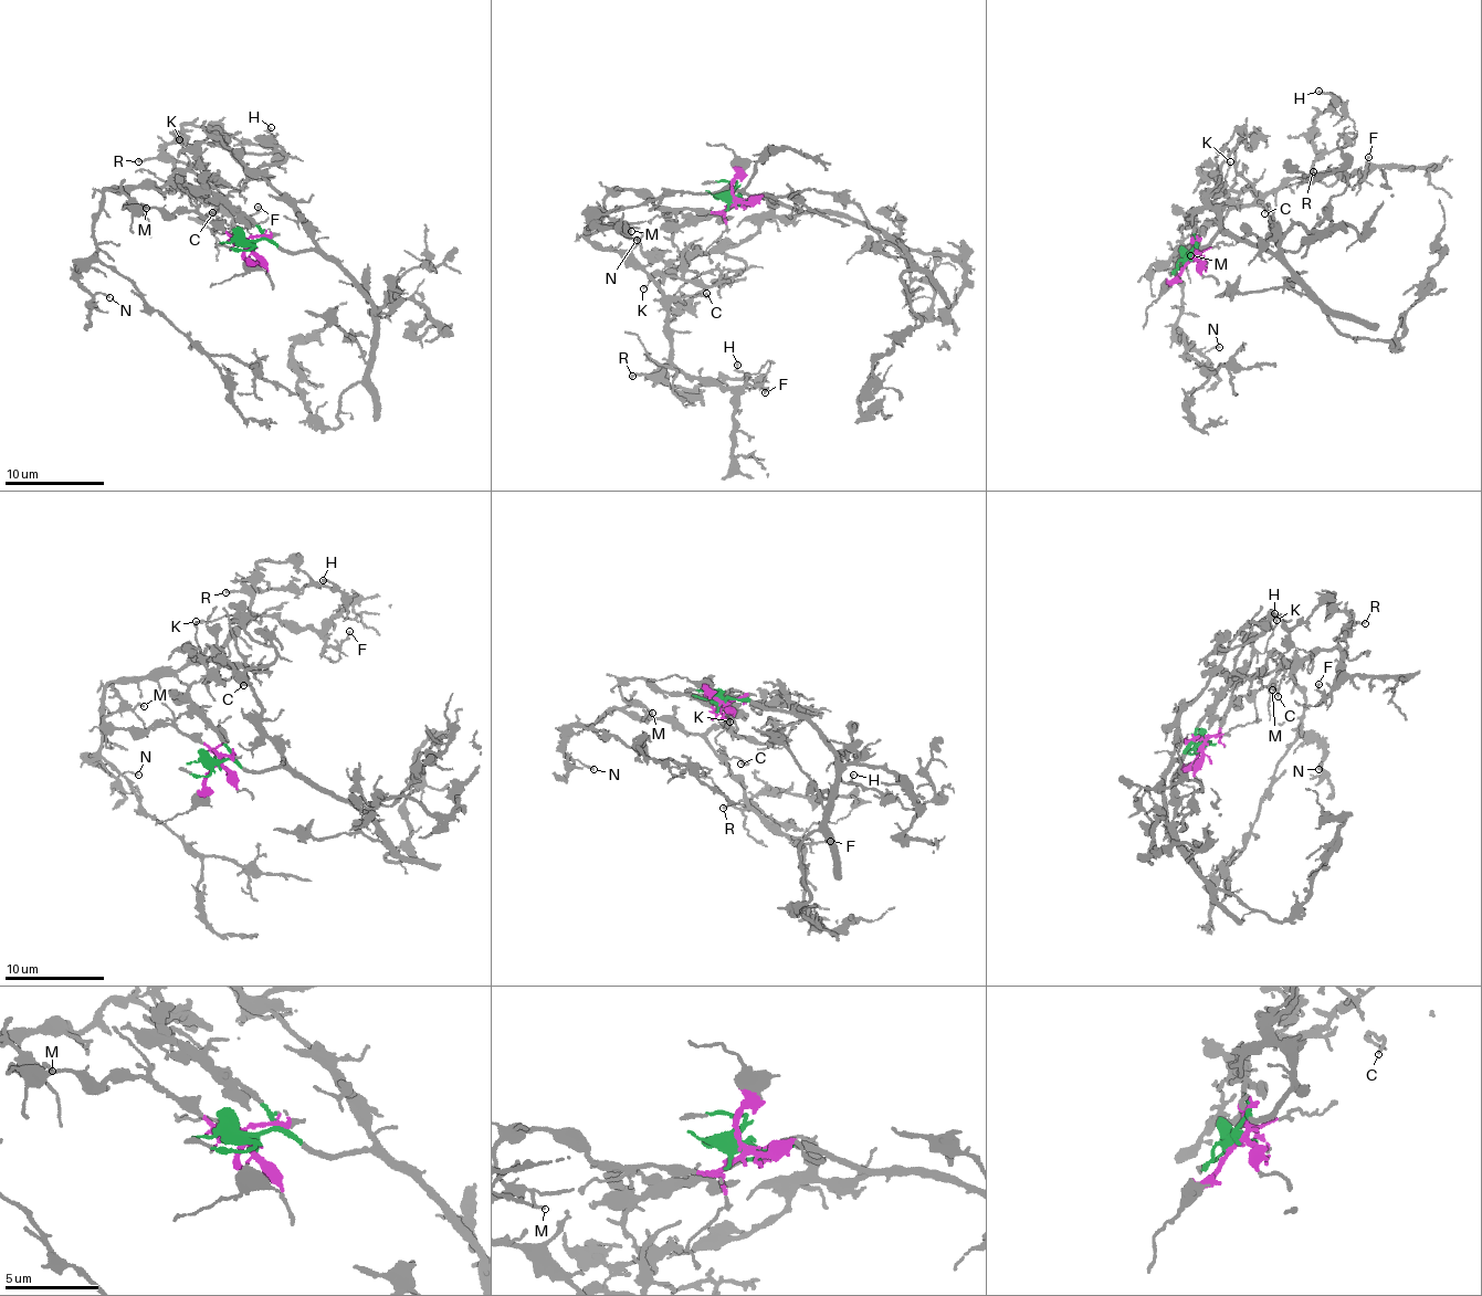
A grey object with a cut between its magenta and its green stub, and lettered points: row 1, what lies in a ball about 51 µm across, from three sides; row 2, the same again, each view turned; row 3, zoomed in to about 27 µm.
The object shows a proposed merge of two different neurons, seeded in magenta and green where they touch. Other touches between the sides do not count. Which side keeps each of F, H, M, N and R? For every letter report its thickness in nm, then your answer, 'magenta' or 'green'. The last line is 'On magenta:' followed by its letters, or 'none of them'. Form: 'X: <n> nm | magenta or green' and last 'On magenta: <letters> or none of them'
F: 180 nm | magenta
H: 180 nm | magenta
M: 170 nm | magenta
N: 180 nm | magenta
R: 180 nm | magenta
On magenta: F, H, M, N, R

